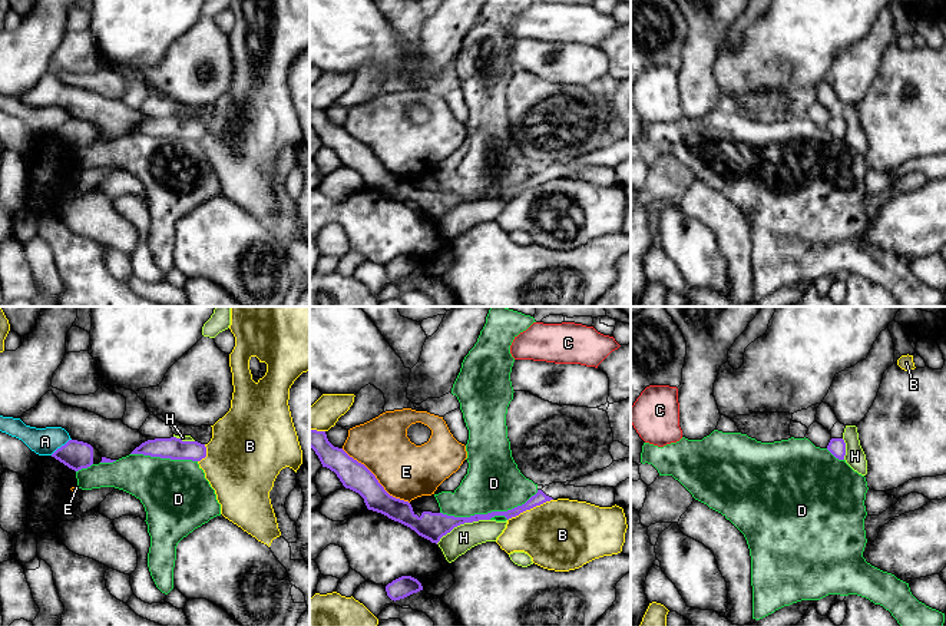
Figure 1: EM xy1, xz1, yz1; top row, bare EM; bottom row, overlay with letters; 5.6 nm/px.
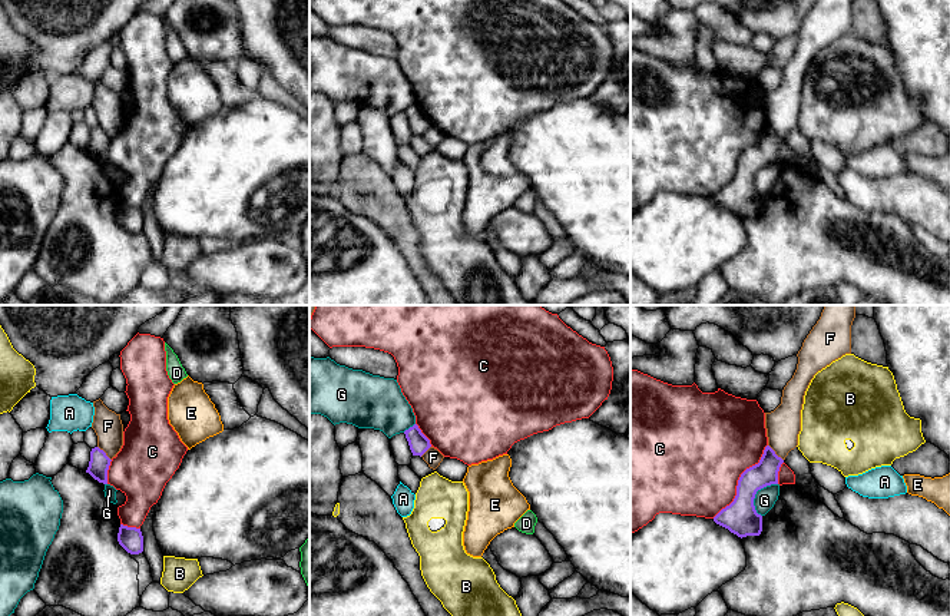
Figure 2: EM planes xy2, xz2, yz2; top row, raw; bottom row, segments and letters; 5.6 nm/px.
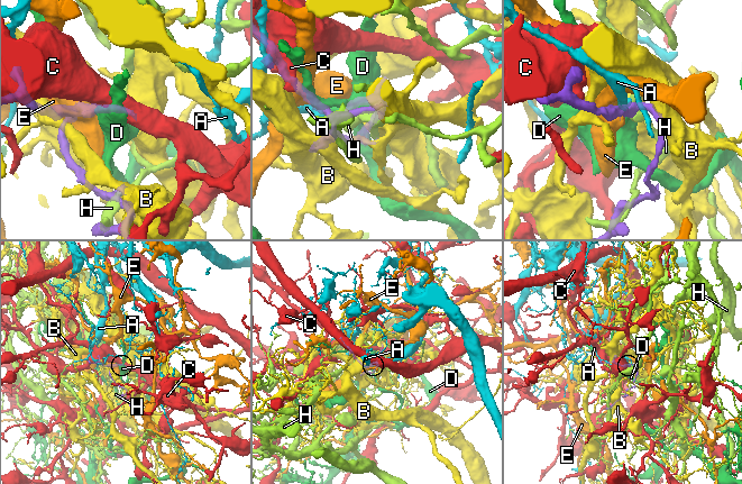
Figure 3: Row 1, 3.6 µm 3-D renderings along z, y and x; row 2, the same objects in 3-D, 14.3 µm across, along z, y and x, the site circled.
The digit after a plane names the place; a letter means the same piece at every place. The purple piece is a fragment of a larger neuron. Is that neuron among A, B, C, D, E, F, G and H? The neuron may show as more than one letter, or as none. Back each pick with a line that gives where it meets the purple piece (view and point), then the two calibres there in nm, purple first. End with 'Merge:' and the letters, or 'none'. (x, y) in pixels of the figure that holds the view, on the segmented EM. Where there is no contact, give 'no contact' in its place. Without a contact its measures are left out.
Merge: none

